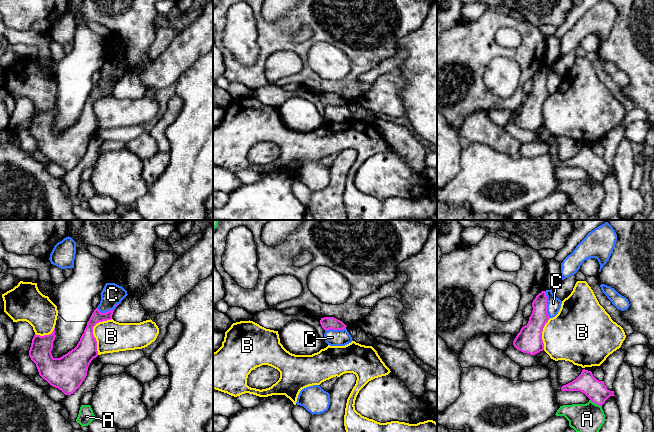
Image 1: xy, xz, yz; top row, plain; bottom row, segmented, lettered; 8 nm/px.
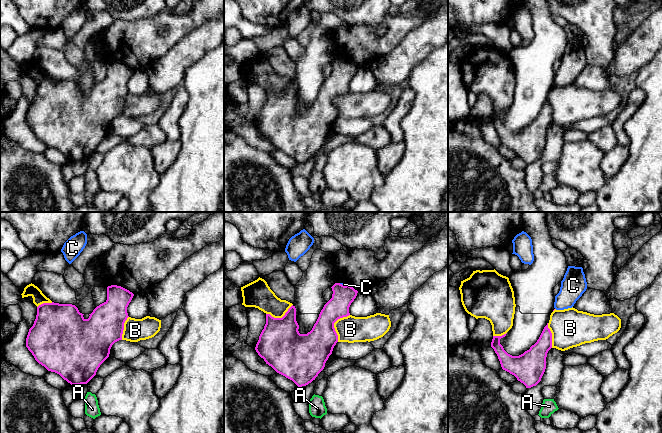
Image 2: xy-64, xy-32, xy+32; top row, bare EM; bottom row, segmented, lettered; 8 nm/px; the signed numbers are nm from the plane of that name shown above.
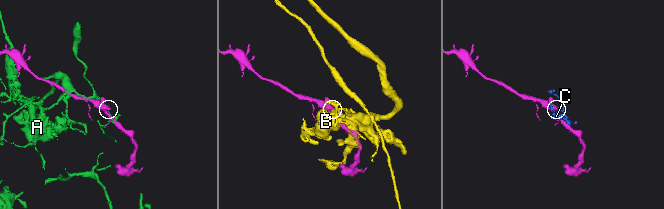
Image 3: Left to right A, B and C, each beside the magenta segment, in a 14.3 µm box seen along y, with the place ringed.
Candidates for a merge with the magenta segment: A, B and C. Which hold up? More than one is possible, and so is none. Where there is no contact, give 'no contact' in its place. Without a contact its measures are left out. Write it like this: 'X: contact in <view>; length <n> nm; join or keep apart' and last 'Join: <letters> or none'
A: contact in yz; length 110 nm; keep apart
B: contact in xy; length 320 nm; keep apart
C: contact in yz; length 220 nm; keep apart
Join: none

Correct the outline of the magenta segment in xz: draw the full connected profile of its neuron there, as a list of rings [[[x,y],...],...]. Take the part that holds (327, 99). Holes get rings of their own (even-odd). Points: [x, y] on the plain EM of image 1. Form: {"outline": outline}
{"outline": [[[334,93],[321,94],[320,100],[324,106],[329,106],[329,105],[343,106],[343,105],[346,105],[346,103],[347,103],[342,97],[340,97]]]}

